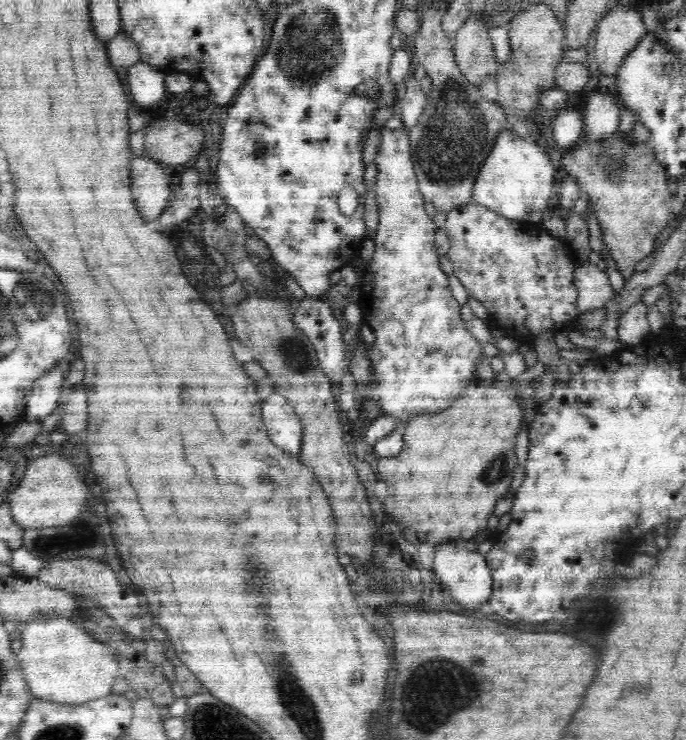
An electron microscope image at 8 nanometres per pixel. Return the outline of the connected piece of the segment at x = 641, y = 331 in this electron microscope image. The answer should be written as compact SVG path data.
M638 301L630 306L619 318L620 329L618 338L622 343L637 345L649 334L648 307L644 301Z

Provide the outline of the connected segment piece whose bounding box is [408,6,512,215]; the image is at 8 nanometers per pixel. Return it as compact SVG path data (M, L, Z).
M436 6L424 8L420 29L414 36L414 53L433 80L433 90L419 122L408 134L419 191L426 202L434 204L438 213L447 215L454 208L472 202L472 188L484 160L490 156L498 136L512 130L512 124L504 108L494 100L484 99L480 89L456 65L453 40L443 30L444 16L445 11Z

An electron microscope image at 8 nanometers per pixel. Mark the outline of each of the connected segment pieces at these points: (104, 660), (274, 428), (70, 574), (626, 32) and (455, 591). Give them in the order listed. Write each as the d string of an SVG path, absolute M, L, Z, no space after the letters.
M32 617L20 624L18 629L22 647L17 654L20 668L33 698L59 702L60 704L84 704L112 692L118 678L118 661L110 647L100 640L94 640L81 626L76 626L66 617Z
M273 387L270 398L262 404L262 420L270 440L286 452L298 456L302 450L303 424L285 396Z
M72 558L72 560L56 560L46 564L46 568L34 576L36 578L51 587L62 589L70 594L76 594L82 596L82 598L92 598L92 600L98 600L102 606L104 606L105 612L114 619L114 622L120 628L124 628L124 632L138 632L138 634L127 634L132 638L140 636L140 632L144 630L142 626L142 619L140 617L144 615L146 604L140 604L140 596L134 594L130 590L130 586L126 584L120 584L120 580L116 578L116 573L106 566L106 564L100 564L96 560L88 560L88 558Z
M618 4L598 22L590 50L598 70L604 76L615 77L627 55L642 40L647 30L642 12L636 6Z
M446 543L436 546L432 571L446 586L449 595L454 596L455 603L464 608L478 608L481 604L489 602L492 596L493 578L485 555L481 555L478 551L470 551L464 545Z

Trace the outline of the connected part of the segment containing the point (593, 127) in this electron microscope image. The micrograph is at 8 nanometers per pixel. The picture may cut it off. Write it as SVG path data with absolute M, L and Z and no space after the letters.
M612 93L609 94L594 94L588 102L586 102L586 112L584 112L584 122L586 122L586 128L588 128L588 136L592 138L592 141L599 141L612 136L617 132L620 120L620 114L618 114L618 100L612 96Z

